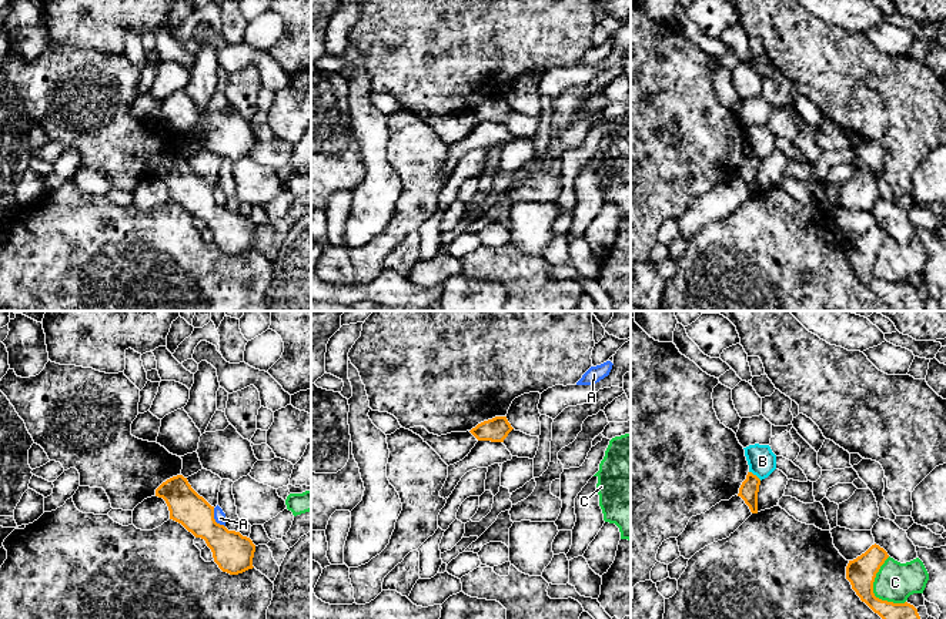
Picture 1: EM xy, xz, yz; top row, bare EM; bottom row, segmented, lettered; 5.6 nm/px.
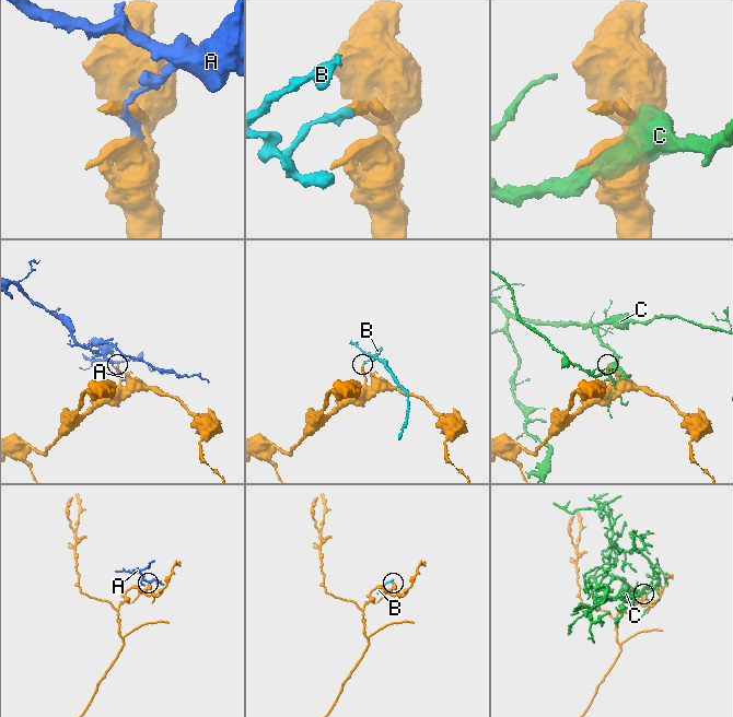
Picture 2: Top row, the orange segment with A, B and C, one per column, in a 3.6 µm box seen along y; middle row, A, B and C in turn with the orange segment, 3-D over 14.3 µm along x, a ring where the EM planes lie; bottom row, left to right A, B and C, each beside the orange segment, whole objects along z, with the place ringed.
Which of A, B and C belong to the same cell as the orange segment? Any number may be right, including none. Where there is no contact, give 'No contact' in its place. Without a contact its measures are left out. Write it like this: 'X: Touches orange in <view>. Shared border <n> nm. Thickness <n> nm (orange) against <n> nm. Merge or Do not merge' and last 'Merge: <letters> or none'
A: Touches orange in xy. Shared border 130 nm. Thickness 220 nm (orange) against 70 nm. Do not merge
B: Touches orange in yz. Shared border 90 nm. Thickness 110 nm (orange) against 160 nm. Do not merge
C: Touches orange in yz. Shared border 280 nm. Thickness 180 nm (orange) against 220 nm. Do not merge
Merge: none

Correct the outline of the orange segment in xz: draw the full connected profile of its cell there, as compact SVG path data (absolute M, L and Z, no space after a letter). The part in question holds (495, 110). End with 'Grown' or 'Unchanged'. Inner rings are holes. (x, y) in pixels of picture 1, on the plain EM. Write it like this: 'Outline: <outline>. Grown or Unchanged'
Outline: M495 97L492 100L478 104L469 113L478 121L504 123L504 120L512 110L514 108L508 103L507 97Z. Unchanged

